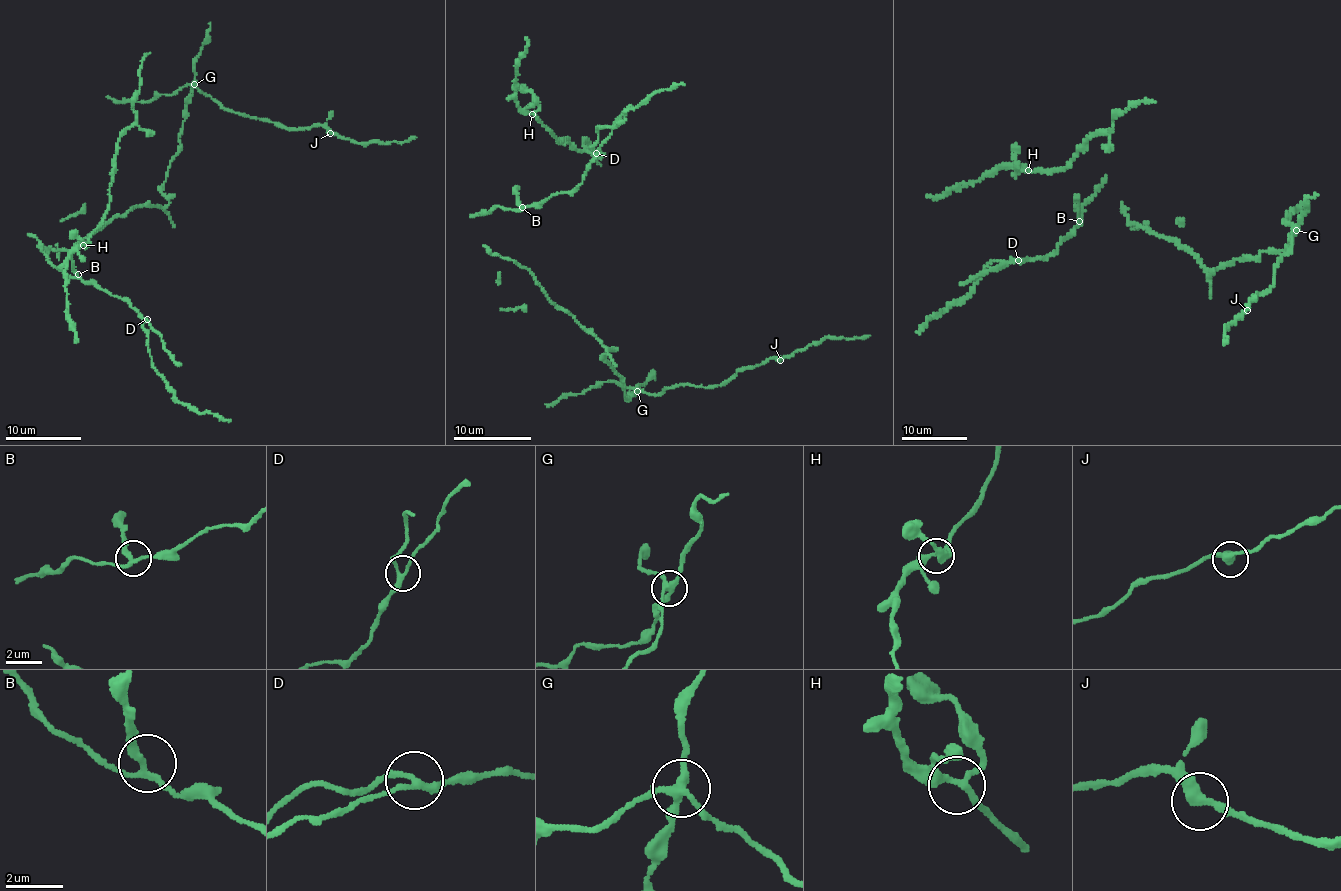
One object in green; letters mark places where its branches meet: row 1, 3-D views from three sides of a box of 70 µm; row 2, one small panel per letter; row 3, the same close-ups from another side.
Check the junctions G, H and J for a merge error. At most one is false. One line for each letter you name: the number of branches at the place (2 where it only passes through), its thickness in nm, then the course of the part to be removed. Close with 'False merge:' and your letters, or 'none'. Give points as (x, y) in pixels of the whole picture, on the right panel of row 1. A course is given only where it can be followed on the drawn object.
G: branches 4; calibre 280 nm
False merge: G

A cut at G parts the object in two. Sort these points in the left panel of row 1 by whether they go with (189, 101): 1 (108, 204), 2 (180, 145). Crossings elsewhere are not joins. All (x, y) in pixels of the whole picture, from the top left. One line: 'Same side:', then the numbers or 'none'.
Same side: 2

